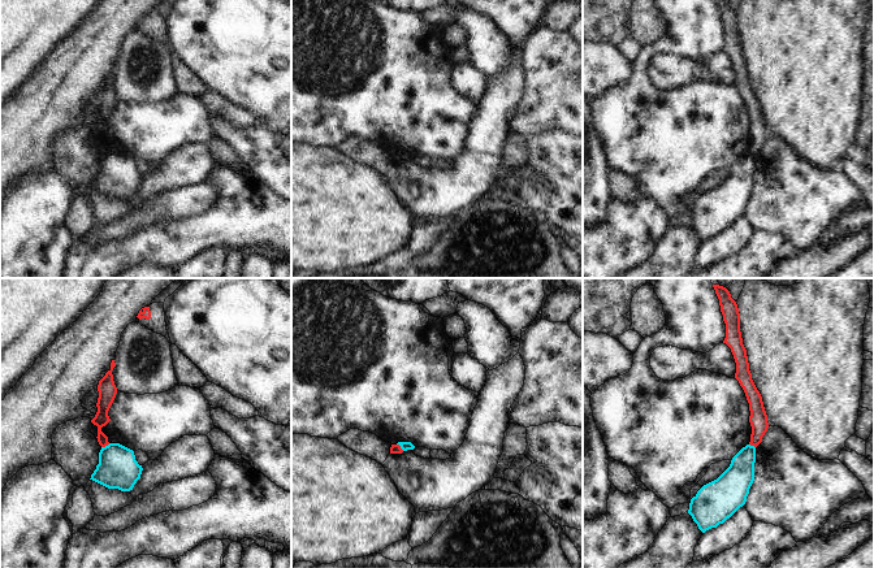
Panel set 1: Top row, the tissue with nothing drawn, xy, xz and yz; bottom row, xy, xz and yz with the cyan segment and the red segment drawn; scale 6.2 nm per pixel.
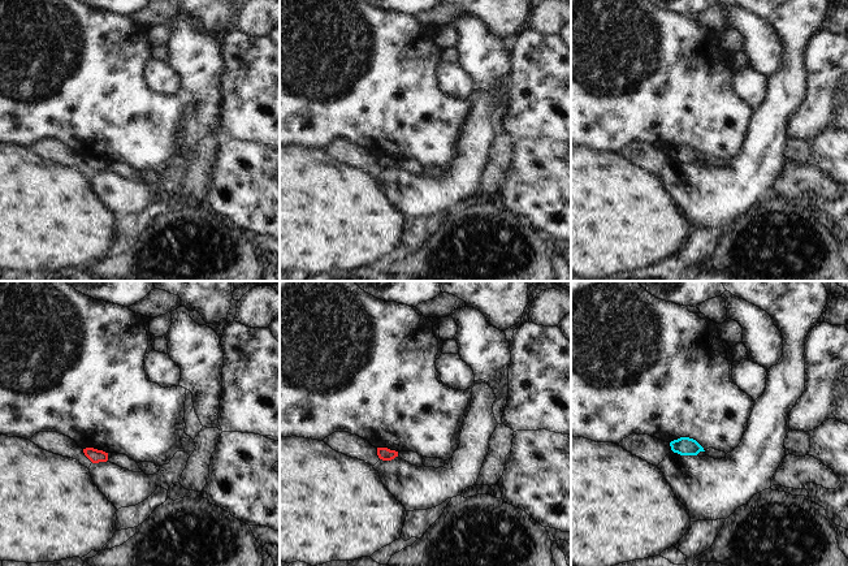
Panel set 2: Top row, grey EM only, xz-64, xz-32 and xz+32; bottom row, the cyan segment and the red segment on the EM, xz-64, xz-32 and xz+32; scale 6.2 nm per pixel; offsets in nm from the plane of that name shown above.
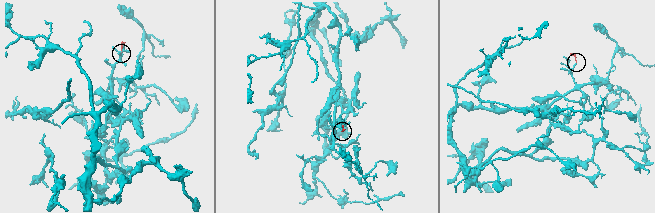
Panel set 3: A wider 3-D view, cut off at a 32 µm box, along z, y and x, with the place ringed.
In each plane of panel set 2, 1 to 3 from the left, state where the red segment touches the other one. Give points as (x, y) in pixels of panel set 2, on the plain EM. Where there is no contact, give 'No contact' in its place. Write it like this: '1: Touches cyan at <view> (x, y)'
1: No contact
2: No contact
3: No contact

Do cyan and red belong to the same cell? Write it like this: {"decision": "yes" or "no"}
{"decision": "no"}

